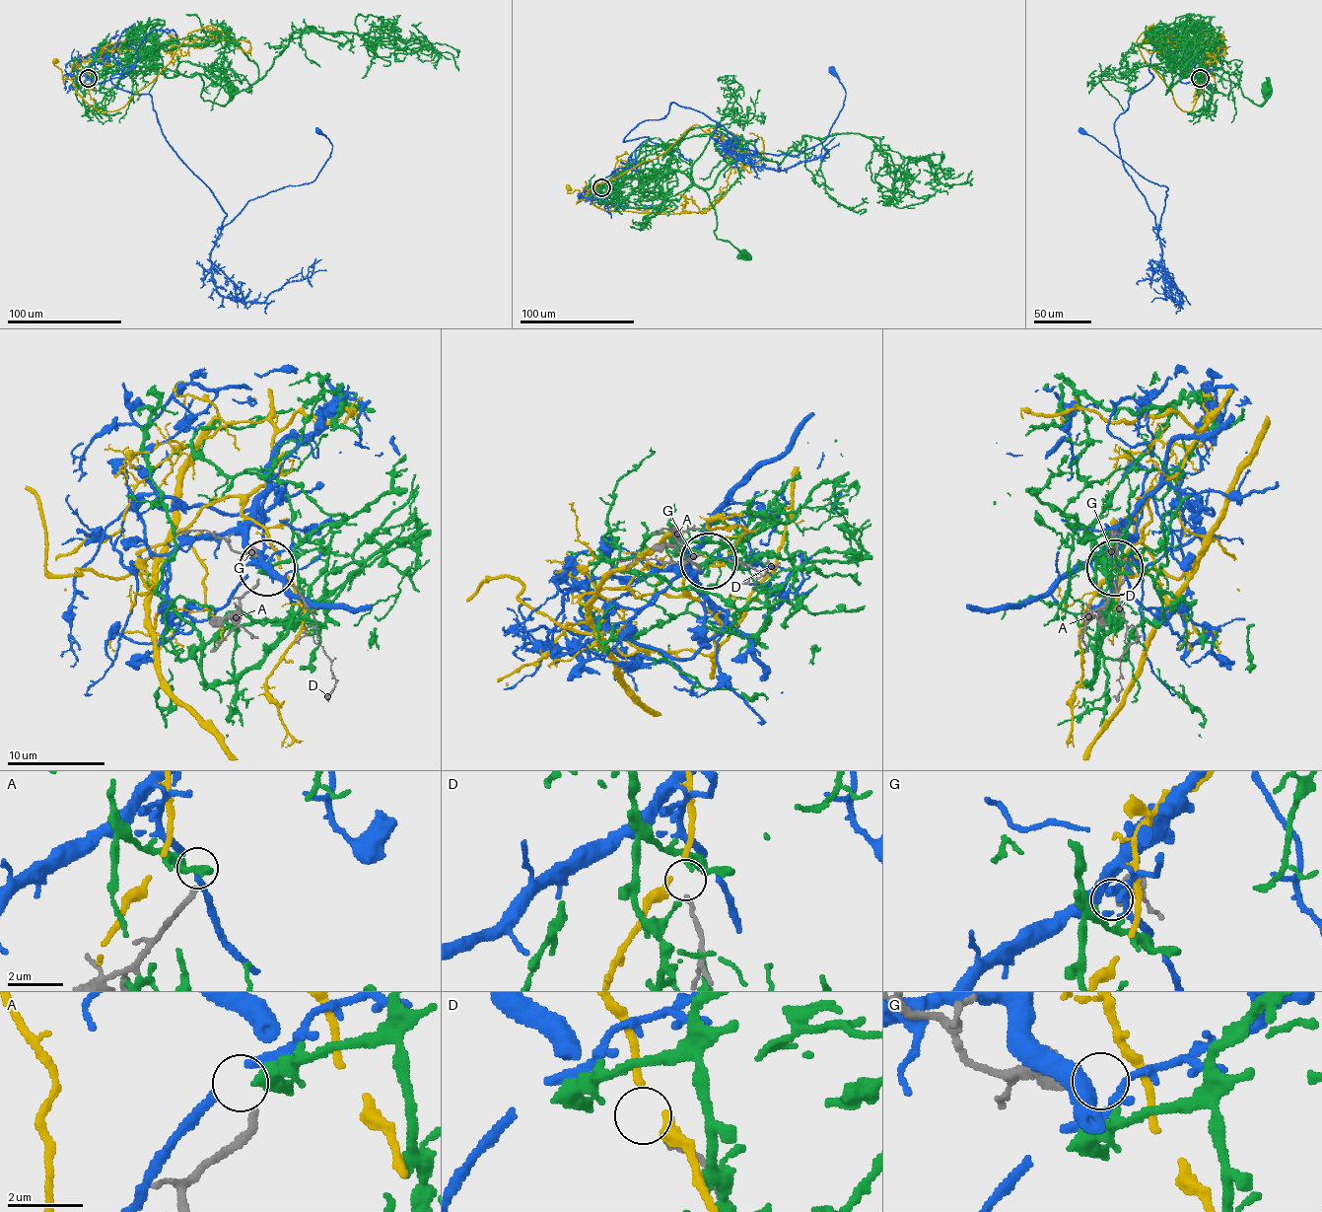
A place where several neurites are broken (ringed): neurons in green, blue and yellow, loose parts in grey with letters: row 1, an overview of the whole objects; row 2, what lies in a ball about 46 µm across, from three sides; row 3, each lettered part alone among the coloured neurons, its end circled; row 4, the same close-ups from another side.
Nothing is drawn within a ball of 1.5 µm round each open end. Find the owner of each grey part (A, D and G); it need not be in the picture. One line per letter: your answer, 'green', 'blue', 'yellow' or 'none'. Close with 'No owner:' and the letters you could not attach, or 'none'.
A: blue
D: yellow
G: none
No owner: G

